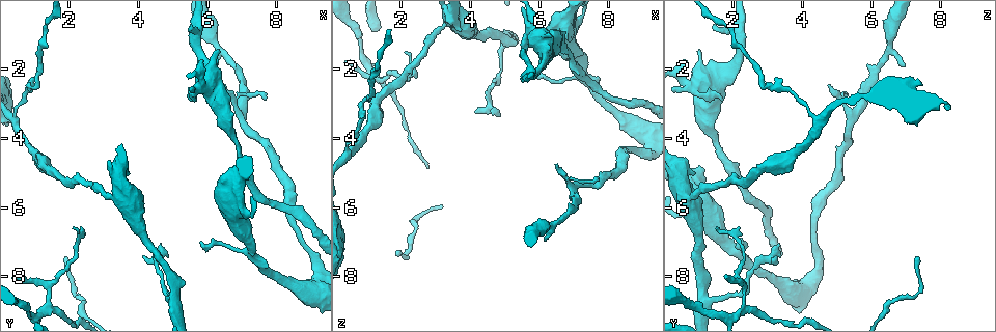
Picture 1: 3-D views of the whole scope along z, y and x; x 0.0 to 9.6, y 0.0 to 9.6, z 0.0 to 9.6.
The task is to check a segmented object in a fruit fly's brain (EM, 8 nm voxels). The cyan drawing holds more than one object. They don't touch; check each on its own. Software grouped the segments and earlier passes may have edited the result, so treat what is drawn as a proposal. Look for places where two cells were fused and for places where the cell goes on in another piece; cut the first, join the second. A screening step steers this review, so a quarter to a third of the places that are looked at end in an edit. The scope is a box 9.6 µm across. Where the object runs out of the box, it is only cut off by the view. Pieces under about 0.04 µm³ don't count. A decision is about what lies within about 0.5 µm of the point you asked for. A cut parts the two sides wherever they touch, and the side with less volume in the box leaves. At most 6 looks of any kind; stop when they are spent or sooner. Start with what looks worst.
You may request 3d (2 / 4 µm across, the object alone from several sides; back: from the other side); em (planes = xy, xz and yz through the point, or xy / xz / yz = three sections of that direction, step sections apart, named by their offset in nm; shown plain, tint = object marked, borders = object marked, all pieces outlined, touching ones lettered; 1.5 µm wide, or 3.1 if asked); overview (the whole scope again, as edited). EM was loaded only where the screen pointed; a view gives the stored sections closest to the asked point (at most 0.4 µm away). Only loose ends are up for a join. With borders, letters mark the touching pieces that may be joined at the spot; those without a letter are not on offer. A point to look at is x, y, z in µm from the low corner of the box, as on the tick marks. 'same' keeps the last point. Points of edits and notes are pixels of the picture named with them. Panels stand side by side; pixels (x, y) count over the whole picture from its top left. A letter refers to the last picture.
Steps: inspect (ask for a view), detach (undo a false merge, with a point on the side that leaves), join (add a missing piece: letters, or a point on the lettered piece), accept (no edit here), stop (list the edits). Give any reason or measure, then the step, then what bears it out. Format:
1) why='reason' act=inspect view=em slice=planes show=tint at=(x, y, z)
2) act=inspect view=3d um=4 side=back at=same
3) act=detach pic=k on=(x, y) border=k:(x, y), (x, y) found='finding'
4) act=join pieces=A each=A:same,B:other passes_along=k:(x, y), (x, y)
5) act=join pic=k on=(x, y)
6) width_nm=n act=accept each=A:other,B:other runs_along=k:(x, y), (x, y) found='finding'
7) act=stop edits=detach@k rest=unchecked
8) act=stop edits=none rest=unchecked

why='tapers out' act=inspect view=em slice=planes show=borders at=(5.60, 2.90, 1.70)

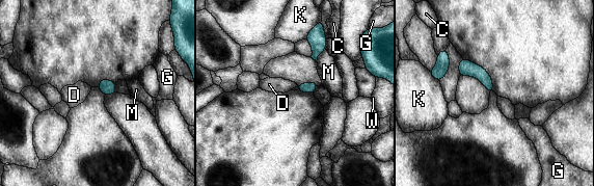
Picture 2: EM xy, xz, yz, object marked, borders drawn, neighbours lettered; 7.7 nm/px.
width_nm=90 act=accept each=C:other,D:other,G:other,K:other,M:other,W:other border=2:(361, 36), (360, 56) found='no lettered piece goes on from it'

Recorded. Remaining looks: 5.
why='three arms meet' act=inspect view=em slice=yz step=8 show=borders at=(1.45, 8.90, 2.35)

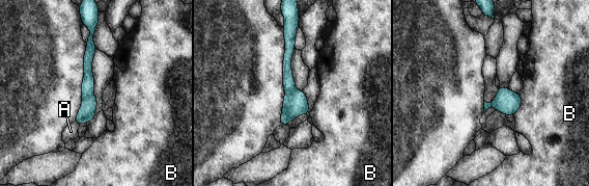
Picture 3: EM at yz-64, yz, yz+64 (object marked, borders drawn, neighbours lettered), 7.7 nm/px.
act=inspect view=em slice=xz step=8 show=borders at=same

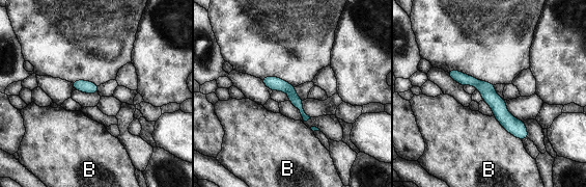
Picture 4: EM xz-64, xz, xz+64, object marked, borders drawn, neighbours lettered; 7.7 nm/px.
act=detach pic=4 on=(274, 83) each=B:other border=4:(294, 91), (288, 94) found='a second cell is stuck on'

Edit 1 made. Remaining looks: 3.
act=stop edits=detach@4 rest=unchecked

